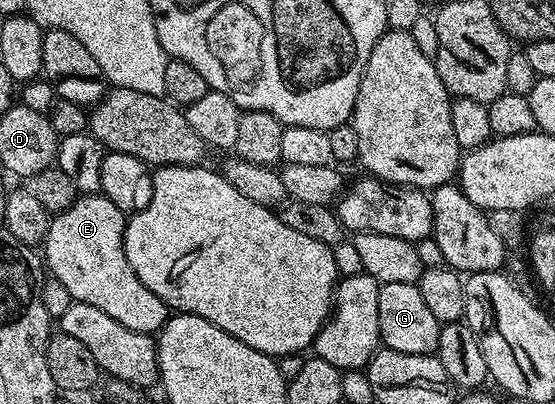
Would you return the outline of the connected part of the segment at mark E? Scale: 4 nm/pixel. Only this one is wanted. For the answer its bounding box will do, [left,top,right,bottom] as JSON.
[41,193,169,335]

